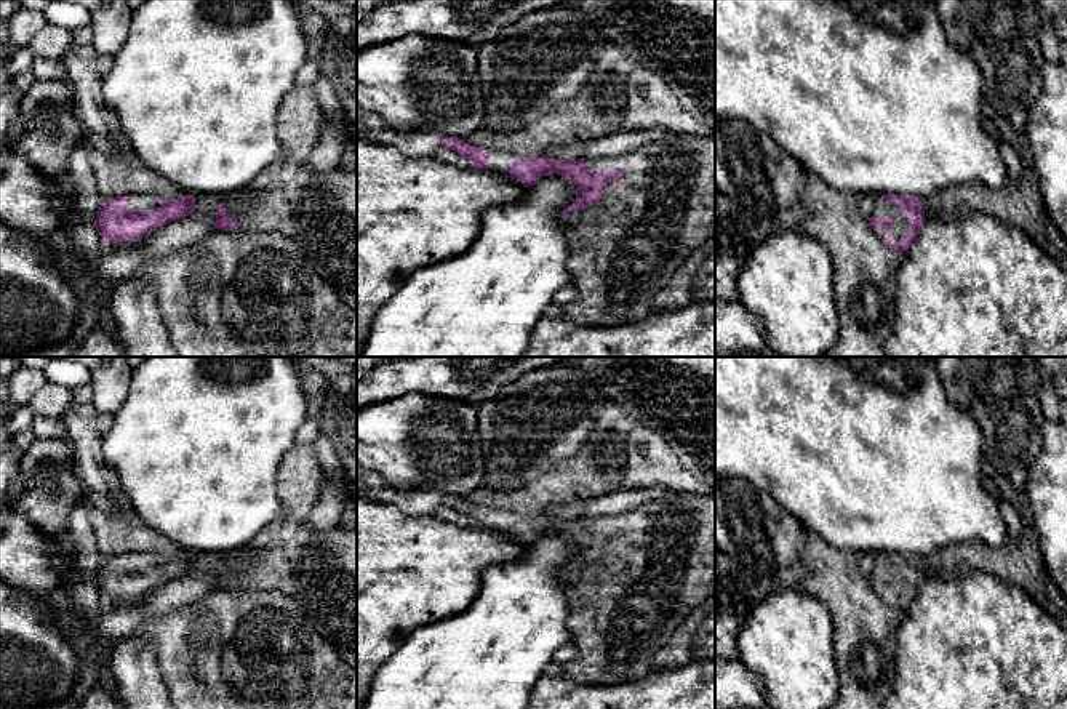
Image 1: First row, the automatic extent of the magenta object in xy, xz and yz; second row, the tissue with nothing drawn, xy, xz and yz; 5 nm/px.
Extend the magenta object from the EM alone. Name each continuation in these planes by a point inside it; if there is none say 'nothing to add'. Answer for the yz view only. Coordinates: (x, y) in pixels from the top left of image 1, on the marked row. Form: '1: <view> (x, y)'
1: yz (880, 208)

